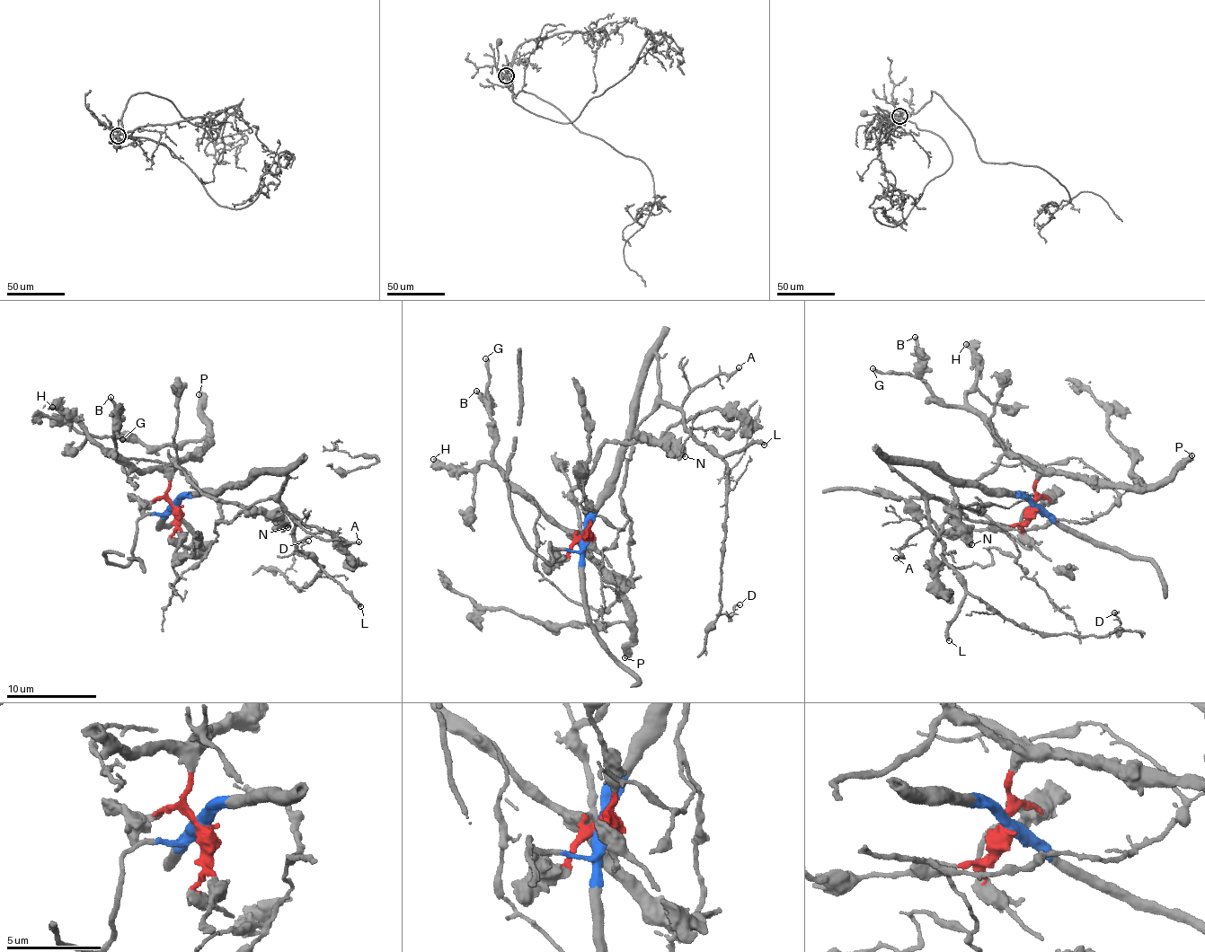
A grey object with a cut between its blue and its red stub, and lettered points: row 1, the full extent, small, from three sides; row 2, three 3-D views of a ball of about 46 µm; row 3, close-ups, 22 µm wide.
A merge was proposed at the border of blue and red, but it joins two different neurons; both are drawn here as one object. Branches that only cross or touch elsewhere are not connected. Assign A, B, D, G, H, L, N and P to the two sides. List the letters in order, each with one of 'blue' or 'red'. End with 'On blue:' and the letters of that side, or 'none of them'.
A: blue
B: red
D: blue
G: red
H: red
L: blue
N: red
P: red
On blue: A, D, L

